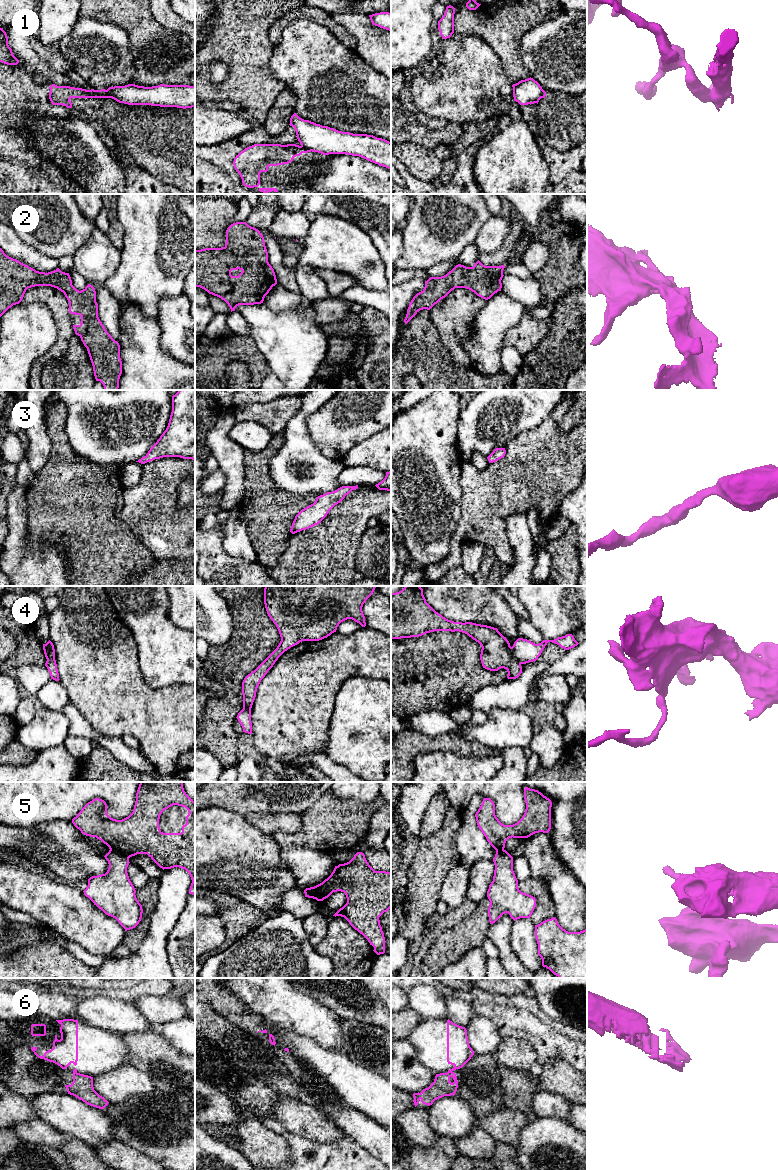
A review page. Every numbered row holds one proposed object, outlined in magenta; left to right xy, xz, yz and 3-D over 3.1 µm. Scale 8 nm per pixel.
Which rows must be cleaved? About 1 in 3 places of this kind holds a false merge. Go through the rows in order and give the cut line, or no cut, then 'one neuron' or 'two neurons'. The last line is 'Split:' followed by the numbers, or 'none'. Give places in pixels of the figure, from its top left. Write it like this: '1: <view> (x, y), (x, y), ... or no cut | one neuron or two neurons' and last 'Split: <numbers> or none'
1: xz (301, 145), (311, 150) | two neurons
2: no cut | one neuron
3: no cut | one neuron
4: yz (511, 647), (511, 653), (520, 664) | two neurons
5: xy (110, 849), (120, 852), (128, 858) | two neurons
6: yz (448, 1071), (451, 1072) | two neurons
Split: 1, 4, 5, 6

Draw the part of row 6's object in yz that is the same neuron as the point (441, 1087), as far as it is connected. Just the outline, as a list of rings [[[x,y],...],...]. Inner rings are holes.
[[[454,1072],[436,1074],[434,1082],[421,1093],[414,1093],[415,1107],[421,1101],[425,1105],[432,1105],[433,1102],[444,1096],[455,1095],[458,1088],[458,1081]]]

